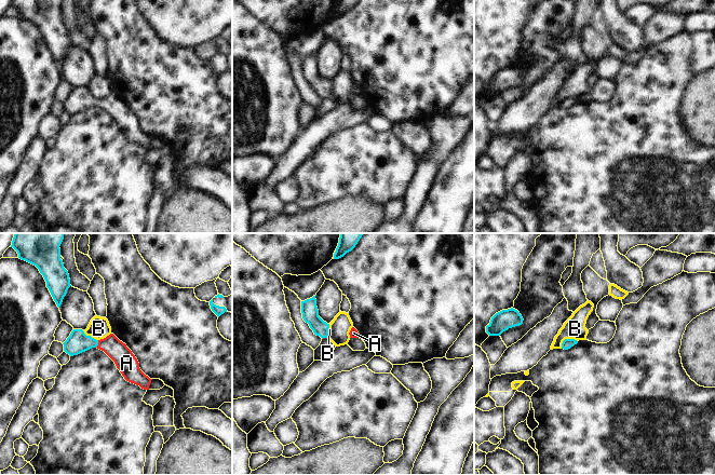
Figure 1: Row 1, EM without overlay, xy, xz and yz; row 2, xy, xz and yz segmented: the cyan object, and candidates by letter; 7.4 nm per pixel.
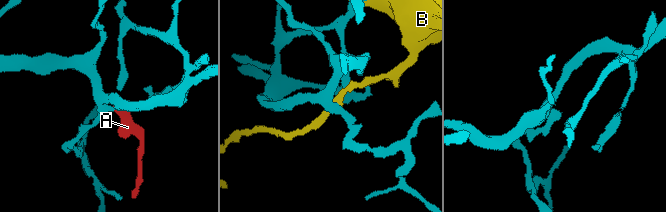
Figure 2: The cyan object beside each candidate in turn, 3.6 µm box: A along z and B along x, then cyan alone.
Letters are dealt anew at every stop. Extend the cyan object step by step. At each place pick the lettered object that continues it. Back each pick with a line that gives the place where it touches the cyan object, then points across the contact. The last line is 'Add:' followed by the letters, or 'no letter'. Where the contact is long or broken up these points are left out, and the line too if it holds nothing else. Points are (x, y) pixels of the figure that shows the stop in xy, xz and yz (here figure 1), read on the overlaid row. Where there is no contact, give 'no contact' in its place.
A: xy (97, 343) | across xy (78, 341), (97, 343), (109, 344), (124, 360)
Add: A

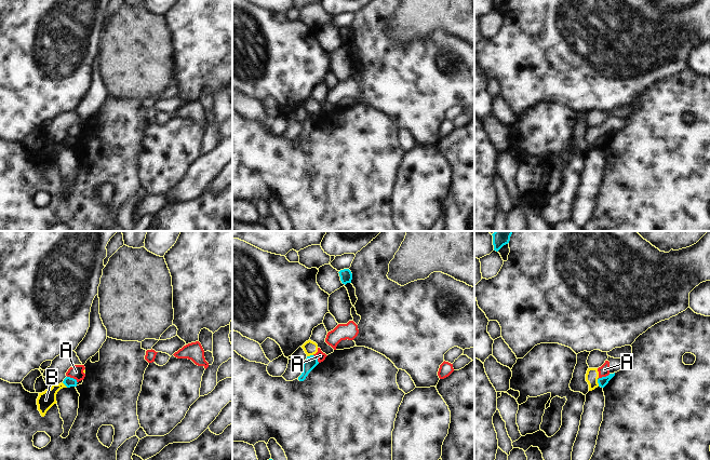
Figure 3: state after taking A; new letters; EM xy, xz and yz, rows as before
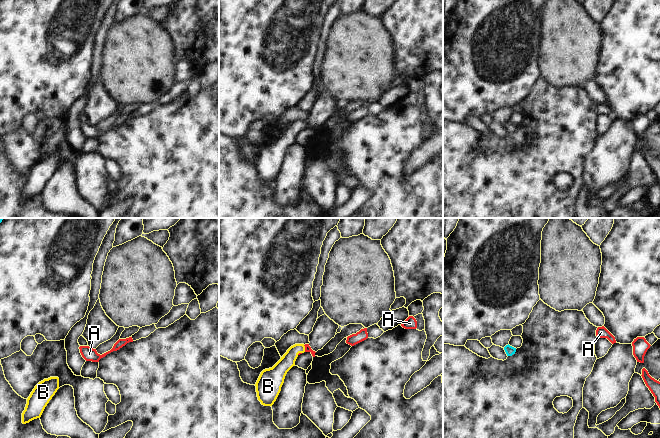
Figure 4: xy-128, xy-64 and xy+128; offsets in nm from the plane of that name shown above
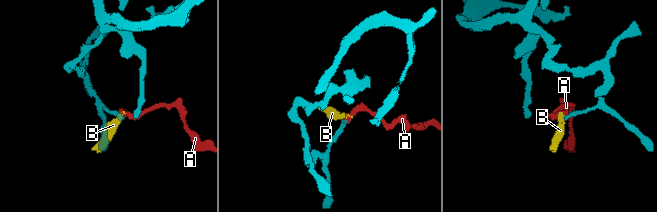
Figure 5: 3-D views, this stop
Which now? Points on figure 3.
Add: no letter

